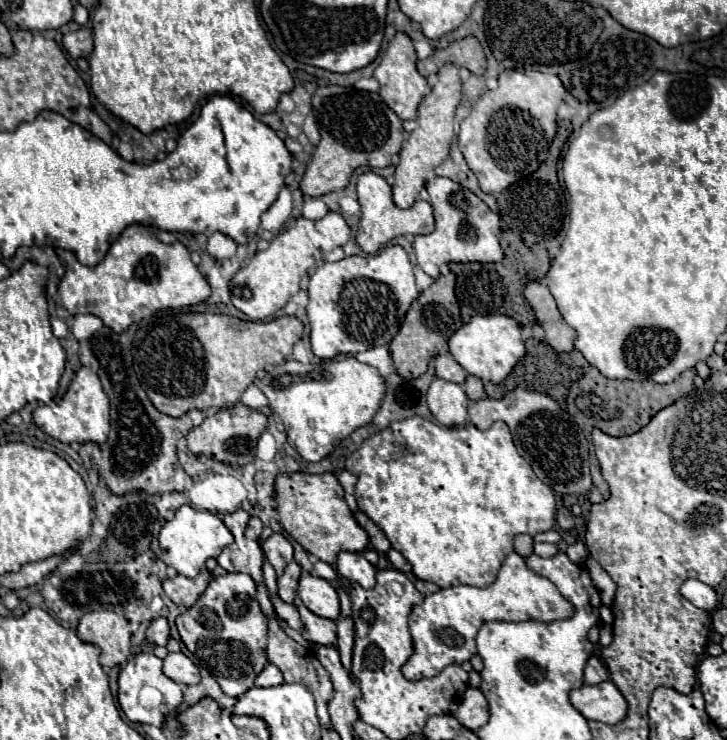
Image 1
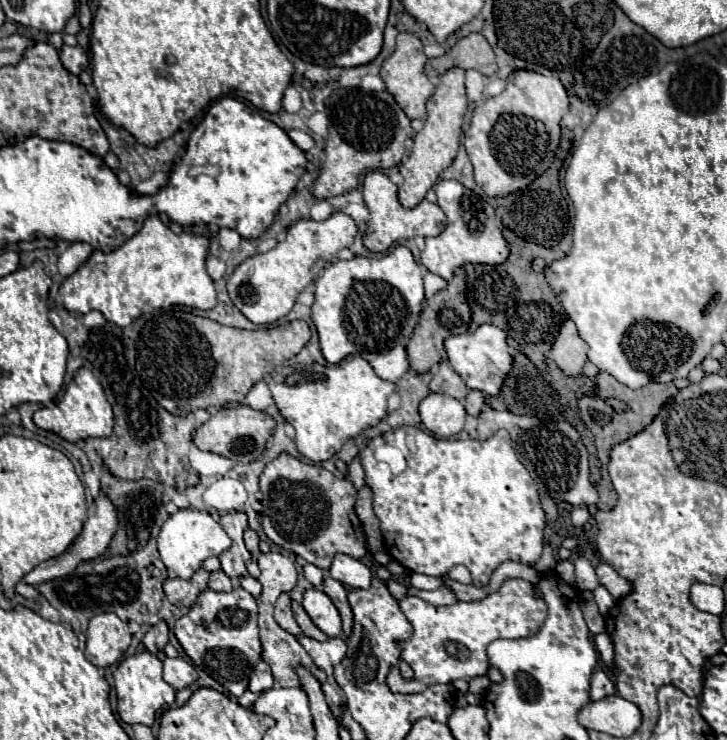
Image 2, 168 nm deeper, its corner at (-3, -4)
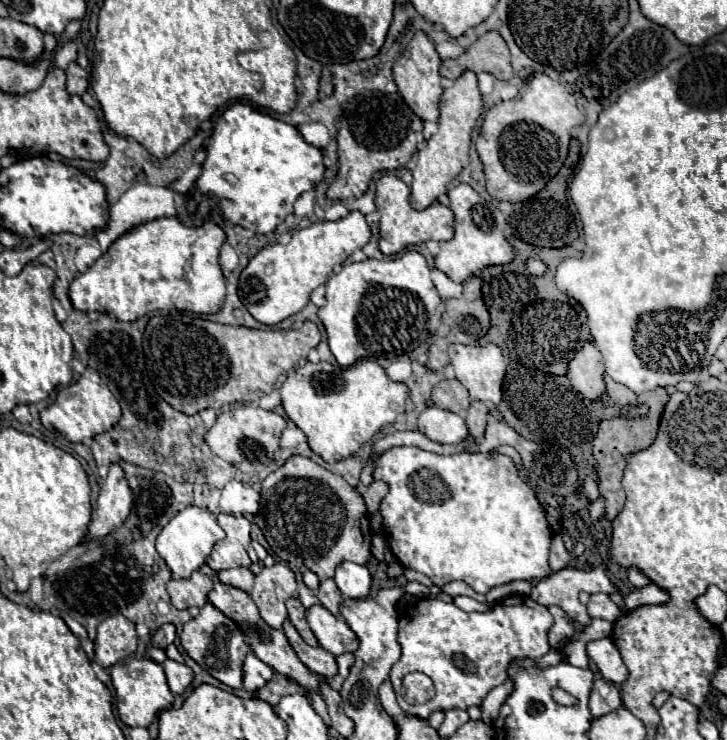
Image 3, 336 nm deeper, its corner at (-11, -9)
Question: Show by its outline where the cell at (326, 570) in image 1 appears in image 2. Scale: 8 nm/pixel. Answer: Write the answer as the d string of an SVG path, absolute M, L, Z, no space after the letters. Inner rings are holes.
M307 563L305 565L305 577L317 587L317 589L321 589L323 587L323 569L319 569L319 567L315 567L315 565L311 565L311 563Z

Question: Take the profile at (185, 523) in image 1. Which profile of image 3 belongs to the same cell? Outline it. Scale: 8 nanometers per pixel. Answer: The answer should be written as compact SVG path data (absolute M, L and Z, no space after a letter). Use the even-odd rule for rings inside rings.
M187 506L175 518L169 520L169 524L157 536L155 546L157 546L159 556L167 562L169 570L173 572L173 578L189 578L191 572L199 570L199 566L205 564L205 560L209 558L209 554L213 550L213 544L223 540L223 536L225 536L225 532L217 524L215 514L211 514L209 510L199 508L199 506Z

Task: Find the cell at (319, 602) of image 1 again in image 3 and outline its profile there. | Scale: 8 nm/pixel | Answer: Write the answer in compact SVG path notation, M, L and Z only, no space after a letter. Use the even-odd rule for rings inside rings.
M315 604L307 610L307 622L319 640L319 646L331 652L333 656L341 656L345 652L355 652L359 648L359 640L355 632L341 620L335 618L327 608Z

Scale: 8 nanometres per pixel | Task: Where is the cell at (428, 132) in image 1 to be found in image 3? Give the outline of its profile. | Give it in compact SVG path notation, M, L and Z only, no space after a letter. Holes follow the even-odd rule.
M463 72L451 88L447 88L441 96L441 116L439 116L439 130L433 134L423 152L417 154L417 166L413 168L413 184L411 184L411 206L415 210L423 210L437 202L441 194L447 192L447 184L463 170L469 162L469 146L471 146L471 132L481 116L483 100L477 88L475 72Z

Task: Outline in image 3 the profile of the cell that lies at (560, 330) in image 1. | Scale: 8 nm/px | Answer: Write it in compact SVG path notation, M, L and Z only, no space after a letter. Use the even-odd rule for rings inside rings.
M587 342L575 354L567 370L567 378L573 384L573 388L581 392L583 398L587 400L601 400L601 396L605 394L603 374L605 374L603 356L591 342Z

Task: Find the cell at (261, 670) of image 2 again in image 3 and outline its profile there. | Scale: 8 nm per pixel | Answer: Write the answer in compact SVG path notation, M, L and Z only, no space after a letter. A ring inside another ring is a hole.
M249 652L243 660L243 688L255 692L271 678L273 678L273 668L263 664L253 652Z

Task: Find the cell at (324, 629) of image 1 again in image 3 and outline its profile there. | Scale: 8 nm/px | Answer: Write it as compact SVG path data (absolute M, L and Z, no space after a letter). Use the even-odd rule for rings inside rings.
M297 598L287 600L287 612L289 612L289 620L293 622L293 626L297 628L297 632L301 634L301 638L309 644L309 646L317 646L317 638L311 632L307 620L305 620L305 608Z

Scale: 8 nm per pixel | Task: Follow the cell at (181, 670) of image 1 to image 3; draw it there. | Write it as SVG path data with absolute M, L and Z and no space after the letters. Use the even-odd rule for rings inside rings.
M165 660L163 664L163 670L165 670L165 676L167 676L167 684L171 688L173 694L181 694L185 692L185 688L191 684L193 680L193 670L185 664L179 664L179 662L173 662L173 660Z

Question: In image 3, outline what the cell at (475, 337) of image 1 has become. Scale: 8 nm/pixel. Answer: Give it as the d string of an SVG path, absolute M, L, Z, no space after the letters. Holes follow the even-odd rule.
M495 344L487 346L449 346L451 364L457 380L467 388L471 400L499 404L501 384L507 368L503 352Z

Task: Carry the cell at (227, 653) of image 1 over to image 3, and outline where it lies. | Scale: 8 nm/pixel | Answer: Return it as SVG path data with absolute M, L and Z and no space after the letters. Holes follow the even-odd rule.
M209 602L201 608L197 618L191 618L189 622L183 624L183 632L181 632L181 646L185 648L185 652L203 668L207 670L211 676L215 676L217 680L221 680L223 684L227 684L233 690L239 690L243 684L243 658L245 654L251 650L249 644L245 642L245 636L239 632L237 624L233 620L229 620L225 614L221 614L215 606L211 606Z

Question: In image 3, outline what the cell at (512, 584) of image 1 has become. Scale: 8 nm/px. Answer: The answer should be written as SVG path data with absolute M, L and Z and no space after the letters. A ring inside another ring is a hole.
M521 596L505 598L503 602L491 606L487 612L463 612L455 604L447 604L437 598L419 600L413 608L409 608L399 618L397 640L401 644L401 660L397 664L393 664L393 670L389 676L389 680L393 682L393 690L397 694L399 706L407 714L423 718L423 720L427 720L429 714L433 714L437 710L447 712L451 708L467 710L469 706L481 706L483 696L487 696L487 692L491 688L495 688L507 680L507 668L511 666L511 662L523 660L523 658L541 658L549 652L551 646L549 646L547 634L549 634L551 626L553 626L553 616L549 614L549 610L541 604L535 604L531 598L521 598ZM409 672L423 672L433 680L433 684L435 684L433 700L419 704L419 706L411 706L403 700L401 682L403 682L403 676Z

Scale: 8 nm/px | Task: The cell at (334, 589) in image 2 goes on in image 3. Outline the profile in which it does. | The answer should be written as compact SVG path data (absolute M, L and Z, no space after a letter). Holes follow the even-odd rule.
M329 578L329 580L323 580L319 584L319 590L317 590L317 598L321 602L321 606L325 606L333 616L341 616L339 614L339 604L341 604L341 592L337 588L337 584Z

